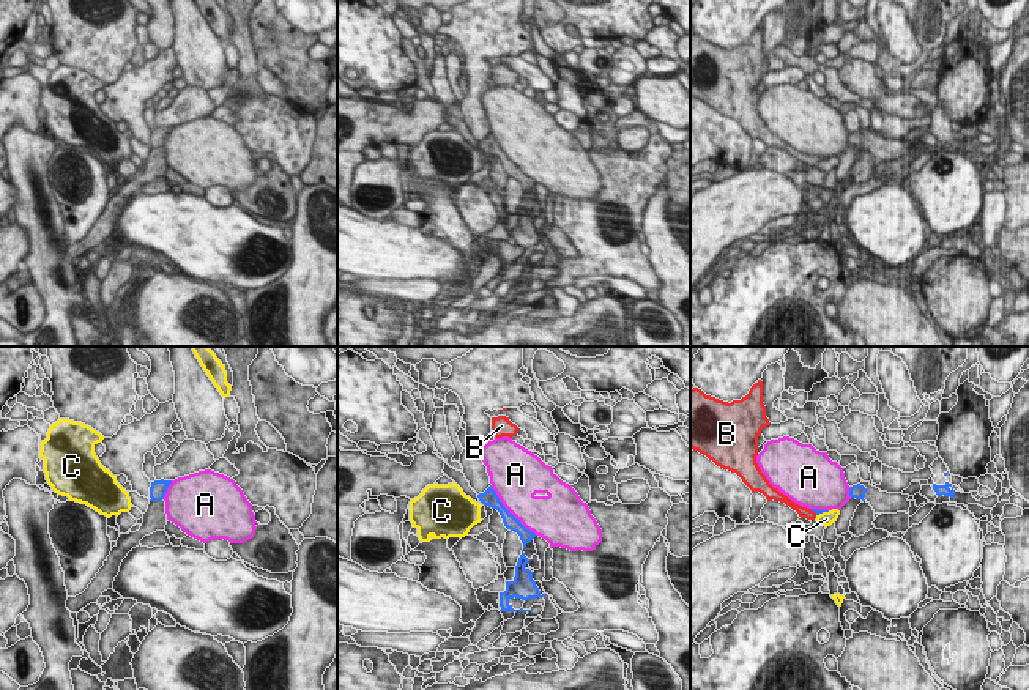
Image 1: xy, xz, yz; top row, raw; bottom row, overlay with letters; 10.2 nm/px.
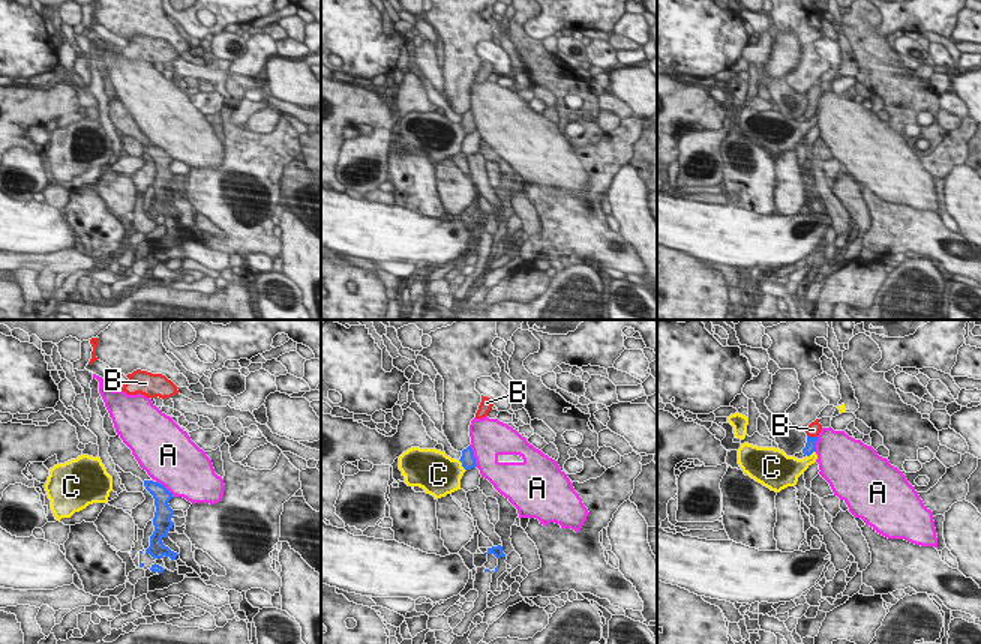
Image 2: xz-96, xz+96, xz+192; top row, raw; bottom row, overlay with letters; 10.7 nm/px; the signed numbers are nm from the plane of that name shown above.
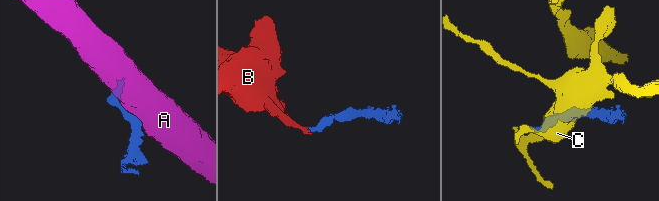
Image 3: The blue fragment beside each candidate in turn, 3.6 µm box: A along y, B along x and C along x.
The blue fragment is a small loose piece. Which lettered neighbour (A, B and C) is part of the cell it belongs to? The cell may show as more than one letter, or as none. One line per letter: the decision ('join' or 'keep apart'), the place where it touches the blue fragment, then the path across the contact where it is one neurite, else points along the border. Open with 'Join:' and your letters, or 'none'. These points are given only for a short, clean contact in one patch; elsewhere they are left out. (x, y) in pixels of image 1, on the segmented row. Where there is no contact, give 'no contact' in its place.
Join: B
A: keep apart; meets blue in xz at (511, 514)
B: join; meets blue in yz at (813, 511); runs through yz (815, 511), (813, 511), (804, 512)
C: keep apart; meets blue in yz at (823, 511); border along yz (829, 511), (817, 515)

